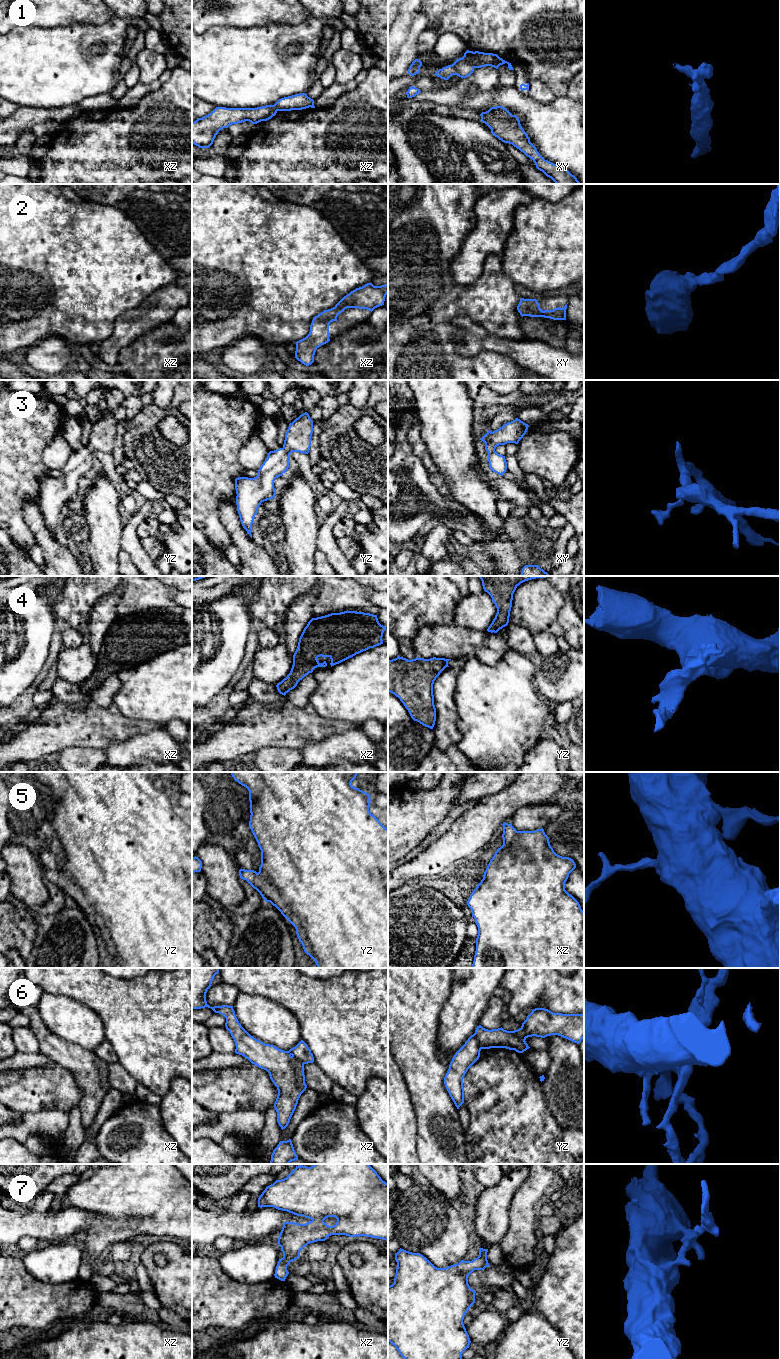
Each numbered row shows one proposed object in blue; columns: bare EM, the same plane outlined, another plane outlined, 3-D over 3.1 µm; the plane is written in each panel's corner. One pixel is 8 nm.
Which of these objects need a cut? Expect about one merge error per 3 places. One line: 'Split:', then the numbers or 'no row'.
Split: 1, 6

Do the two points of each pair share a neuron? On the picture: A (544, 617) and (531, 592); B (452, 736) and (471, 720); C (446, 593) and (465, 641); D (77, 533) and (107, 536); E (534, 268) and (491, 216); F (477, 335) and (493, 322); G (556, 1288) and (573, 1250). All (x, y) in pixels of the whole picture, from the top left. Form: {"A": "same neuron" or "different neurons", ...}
{"A": "same neuron", "B": "different neurons", "C": "different neurons", "D": "different neurons", "E": "different neurons", "F": "different neurons", "G": "same neuron"}

